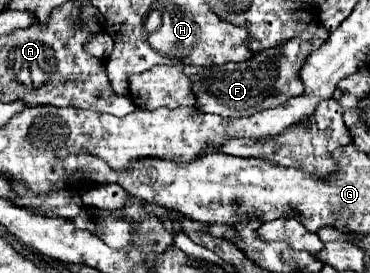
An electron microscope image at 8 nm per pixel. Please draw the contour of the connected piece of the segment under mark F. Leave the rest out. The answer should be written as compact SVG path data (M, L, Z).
M294 38L286 44L280 44L270 50L258 52L254 58L246 62L228 62L222 66L210 66L202 76L192 76L192 92L196 94L196 108L204 114L218 114L224 118L242 118L248 114L256 114L266 108L282 106L288 98L300 96L304 86L298 78L300 66L304 66L308 54L320 44L320 38L304 40Z

